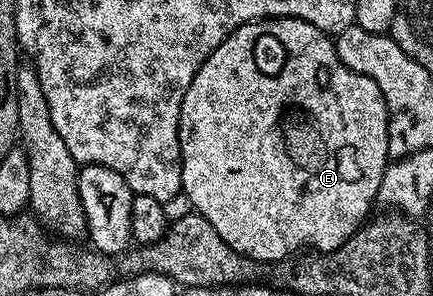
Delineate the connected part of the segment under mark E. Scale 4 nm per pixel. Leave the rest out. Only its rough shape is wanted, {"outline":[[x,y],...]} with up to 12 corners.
{"outline":[[311,22],[235,29],[181,190],[253,260],[370,215],[389,111]]}

